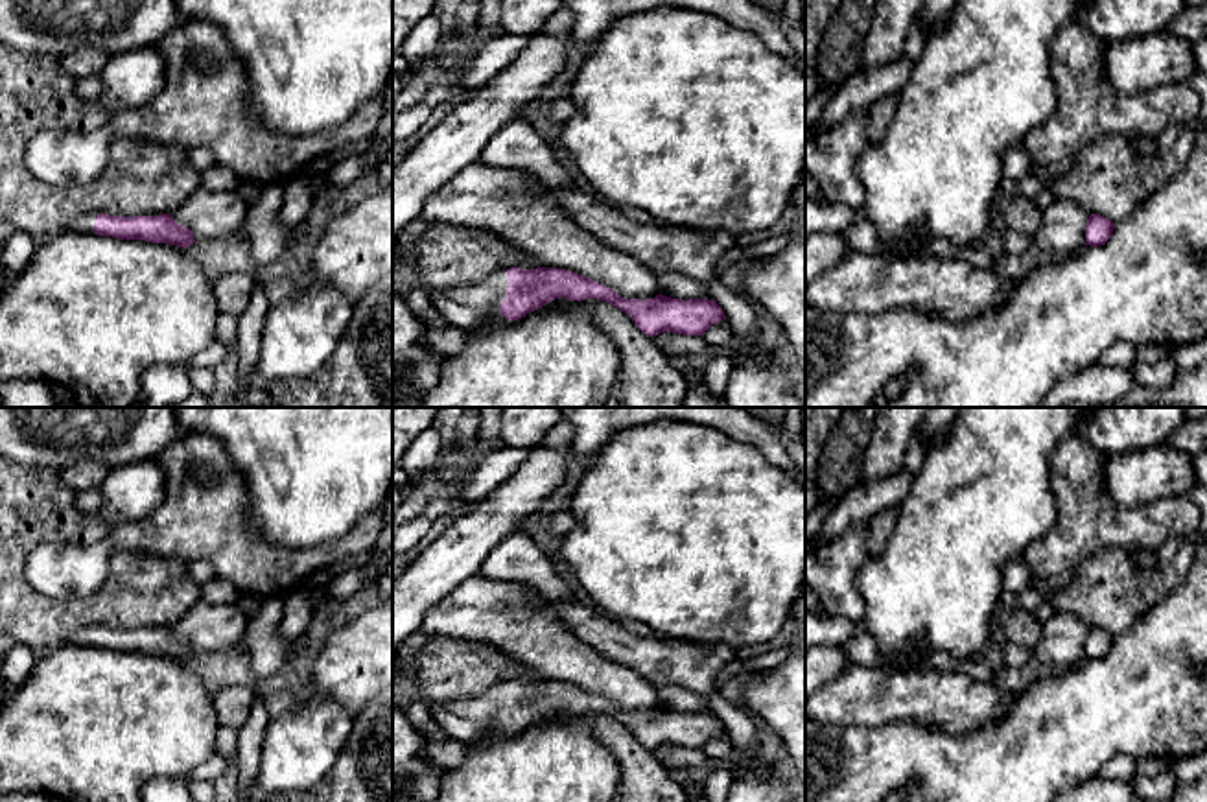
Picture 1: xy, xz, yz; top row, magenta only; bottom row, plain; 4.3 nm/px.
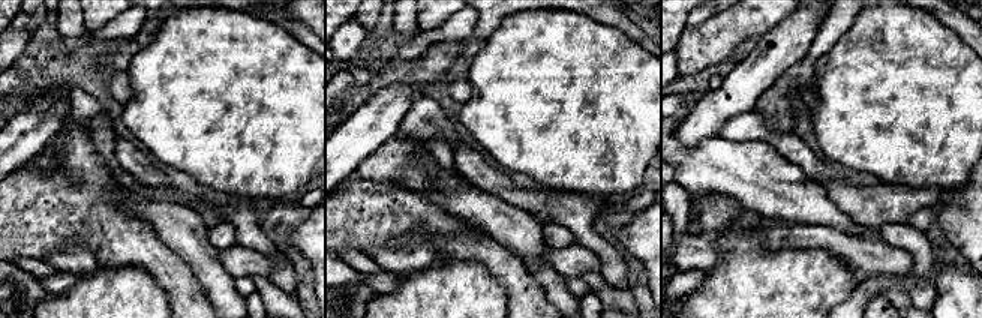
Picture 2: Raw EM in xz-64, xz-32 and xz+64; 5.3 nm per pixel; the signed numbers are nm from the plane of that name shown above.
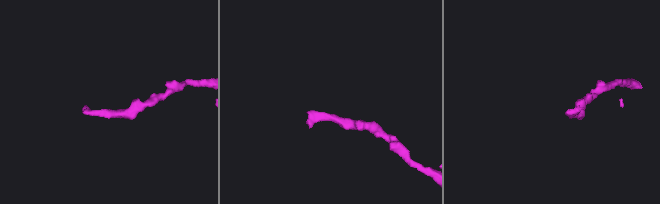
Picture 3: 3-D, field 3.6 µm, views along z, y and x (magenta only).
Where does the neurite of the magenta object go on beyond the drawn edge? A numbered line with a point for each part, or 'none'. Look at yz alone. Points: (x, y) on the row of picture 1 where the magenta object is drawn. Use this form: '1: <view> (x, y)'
none

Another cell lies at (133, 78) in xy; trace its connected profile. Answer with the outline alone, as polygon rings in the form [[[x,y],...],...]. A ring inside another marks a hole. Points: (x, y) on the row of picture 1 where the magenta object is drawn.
[[[155,46],[112,55],[98,74],[103,90],[98,101],[111,112],[140,109],[164,87],[166,66]]]

